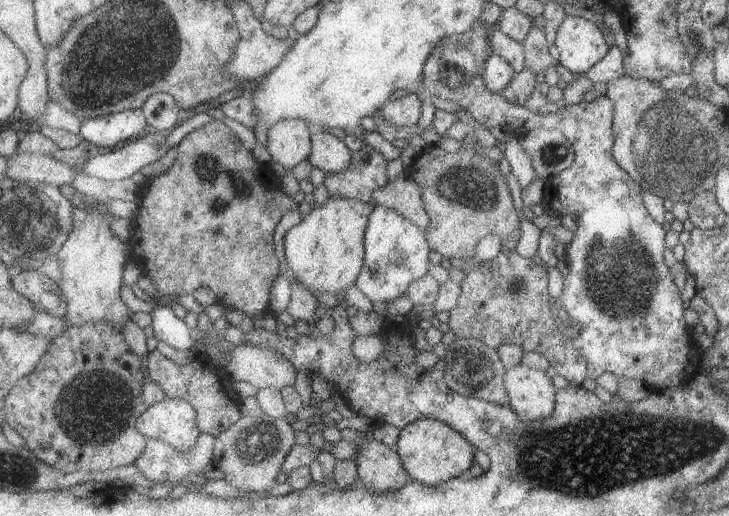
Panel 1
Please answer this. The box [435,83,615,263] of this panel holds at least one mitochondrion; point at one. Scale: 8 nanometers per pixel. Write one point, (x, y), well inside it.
(555, 153)

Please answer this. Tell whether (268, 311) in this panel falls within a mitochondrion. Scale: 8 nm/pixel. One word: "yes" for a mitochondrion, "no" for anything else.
no

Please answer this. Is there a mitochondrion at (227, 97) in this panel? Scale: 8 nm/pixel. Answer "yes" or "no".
no

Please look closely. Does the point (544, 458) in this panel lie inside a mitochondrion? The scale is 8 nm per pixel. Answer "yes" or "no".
yes

